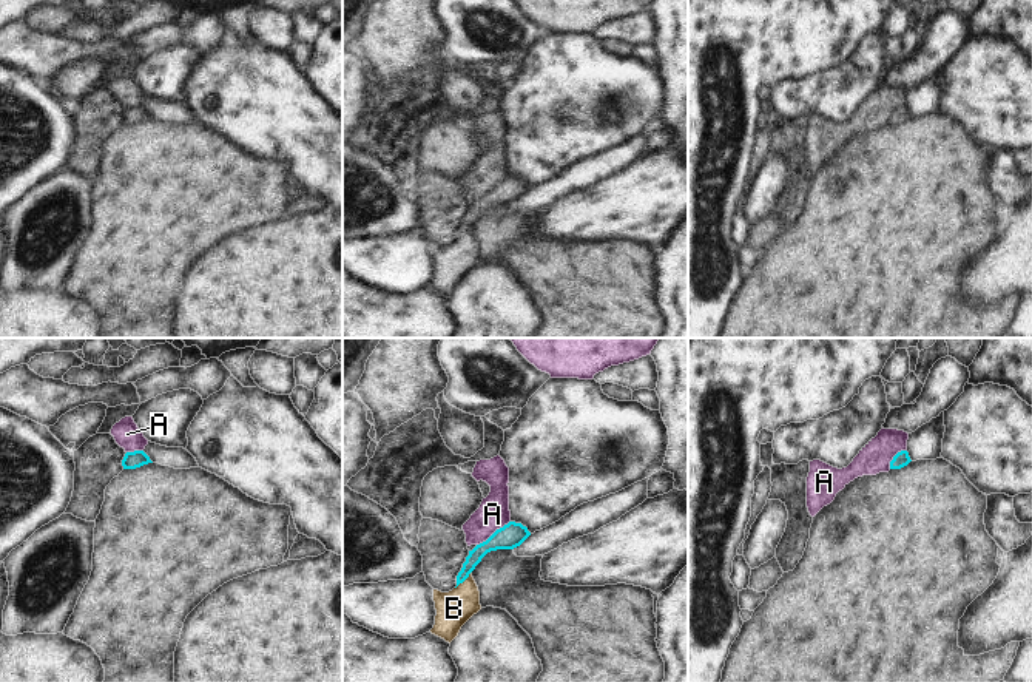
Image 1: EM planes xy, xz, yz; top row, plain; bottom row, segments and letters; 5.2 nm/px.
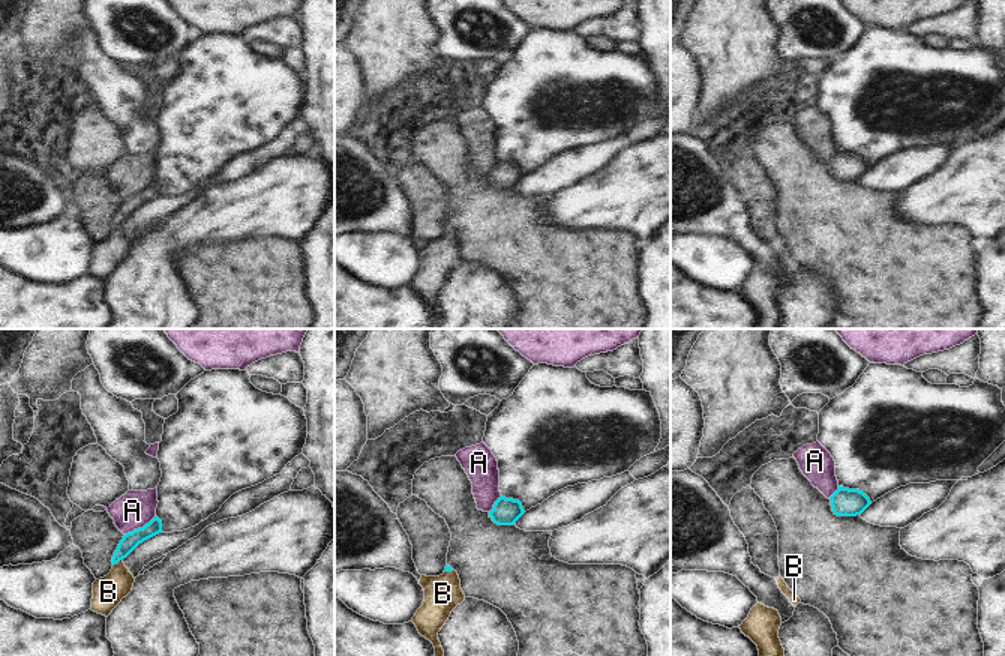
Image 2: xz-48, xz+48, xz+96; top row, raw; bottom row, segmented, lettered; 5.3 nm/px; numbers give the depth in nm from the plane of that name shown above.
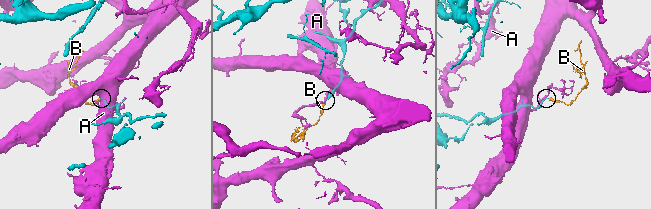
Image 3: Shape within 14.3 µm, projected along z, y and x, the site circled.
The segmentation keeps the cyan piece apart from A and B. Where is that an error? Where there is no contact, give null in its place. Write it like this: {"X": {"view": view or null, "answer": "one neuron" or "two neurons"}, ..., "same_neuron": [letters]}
{"A": {"view": "xz", "answer": "two neurons"}, "B": {"view": "xz", "answer": "one neuron"}, "same_neuron": ["B"]}

